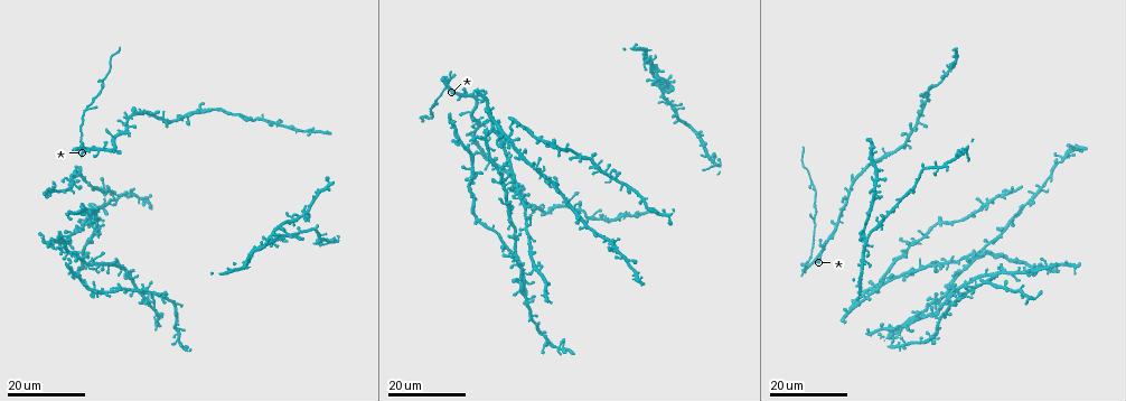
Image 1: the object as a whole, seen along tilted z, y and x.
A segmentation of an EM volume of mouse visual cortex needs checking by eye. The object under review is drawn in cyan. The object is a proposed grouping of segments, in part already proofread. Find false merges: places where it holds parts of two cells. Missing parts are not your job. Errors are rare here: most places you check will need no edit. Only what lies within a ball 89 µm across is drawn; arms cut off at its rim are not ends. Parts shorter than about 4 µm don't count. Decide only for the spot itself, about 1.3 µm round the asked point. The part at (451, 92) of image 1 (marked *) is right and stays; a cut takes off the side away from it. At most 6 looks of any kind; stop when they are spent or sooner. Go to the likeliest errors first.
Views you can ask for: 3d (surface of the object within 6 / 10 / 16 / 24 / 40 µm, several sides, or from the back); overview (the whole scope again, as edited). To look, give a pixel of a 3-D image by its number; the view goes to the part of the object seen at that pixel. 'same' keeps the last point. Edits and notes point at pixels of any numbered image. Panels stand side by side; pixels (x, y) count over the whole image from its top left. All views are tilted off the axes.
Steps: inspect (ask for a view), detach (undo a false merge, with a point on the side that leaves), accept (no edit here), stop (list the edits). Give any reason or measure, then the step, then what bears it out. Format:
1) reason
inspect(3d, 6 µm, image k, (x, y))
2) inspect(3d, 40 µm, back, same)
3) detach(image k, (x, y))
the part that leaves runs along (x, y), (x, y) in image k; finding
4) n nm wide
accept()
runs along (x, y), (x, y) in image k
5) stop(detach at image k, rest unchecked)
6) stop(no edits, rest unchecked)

branch point
inspect(3d, 24 µm, image 1, (528, 228))

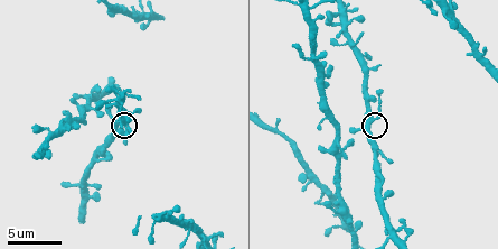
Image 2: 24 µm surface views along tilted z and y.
inspect(3d, 6 µm, image 2, (367, 127))

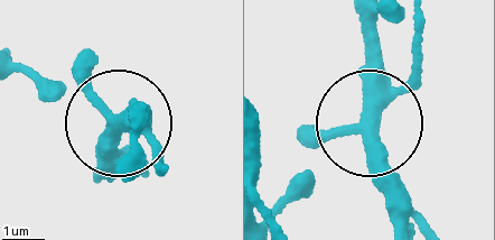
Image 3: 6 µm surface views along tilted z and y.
inspect(3d, 6 µm, back, image 3, (371, 124))

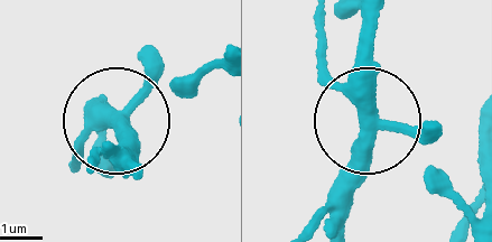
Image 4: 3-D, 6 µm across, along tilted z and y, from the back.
3 arms
accept()
runs along (467, 210), (419, 140), (379, 127), (364, 133), (343, 214) in image 4; all the same cell

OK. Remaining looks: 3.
inspect(3d, 16 µm, image 1, (507, 137))

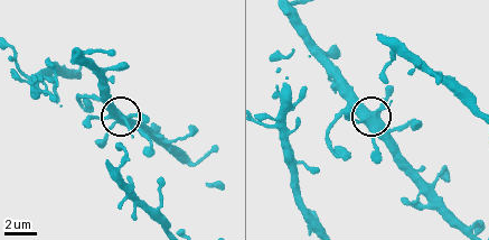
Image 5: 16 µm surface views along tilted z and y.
closer look
inspect(3d, 6 µm, image 5, (375, 113))

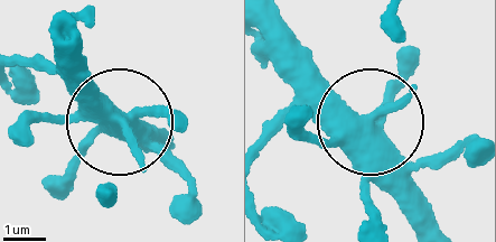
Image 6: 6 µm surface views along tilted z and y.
other side
inspect(3d, 6 µm, back, image 6, (125, 123))

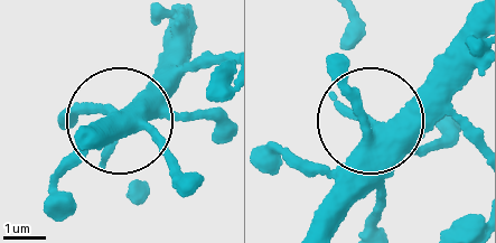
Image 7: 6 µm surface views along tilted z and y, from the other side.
side arm 59 µm
accept()
runs along (477, 139), (440, 117), (370, 124), (345, 157), (326, 222) in image 7; one cell here

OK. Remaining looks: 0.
stop(no edits, rest unchecked)

